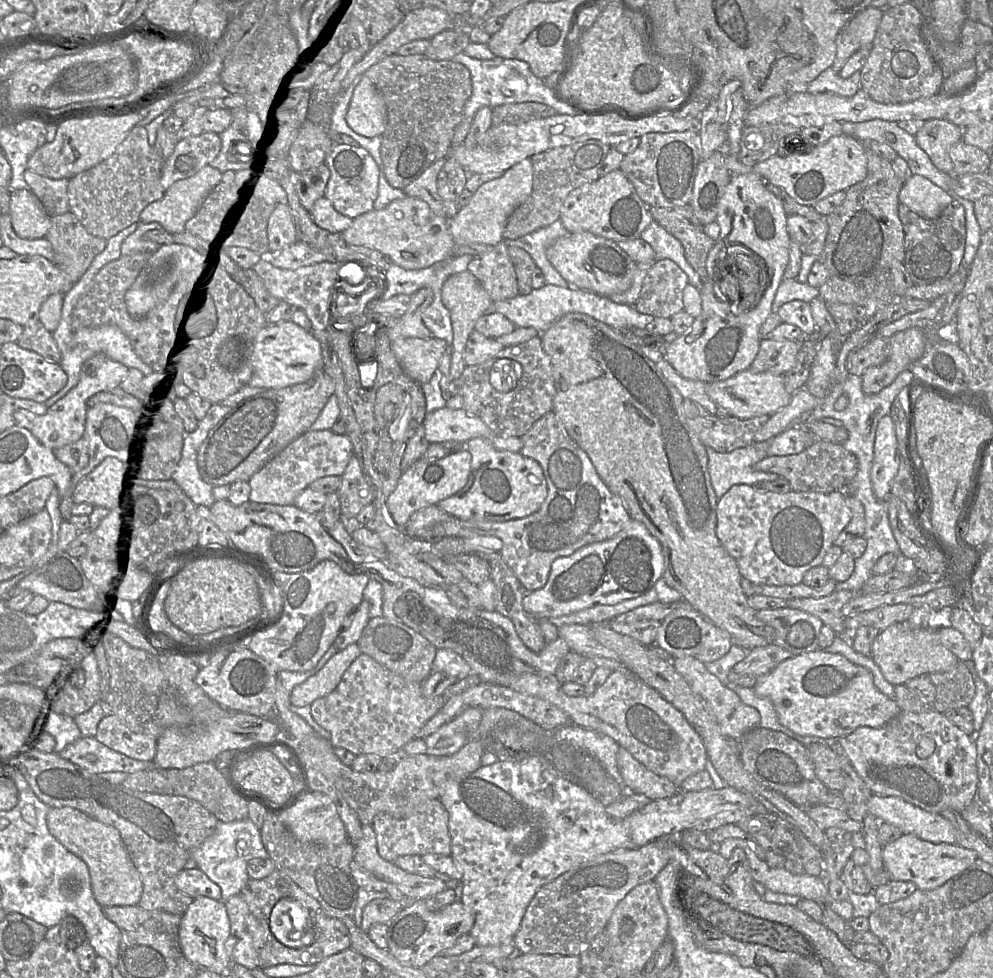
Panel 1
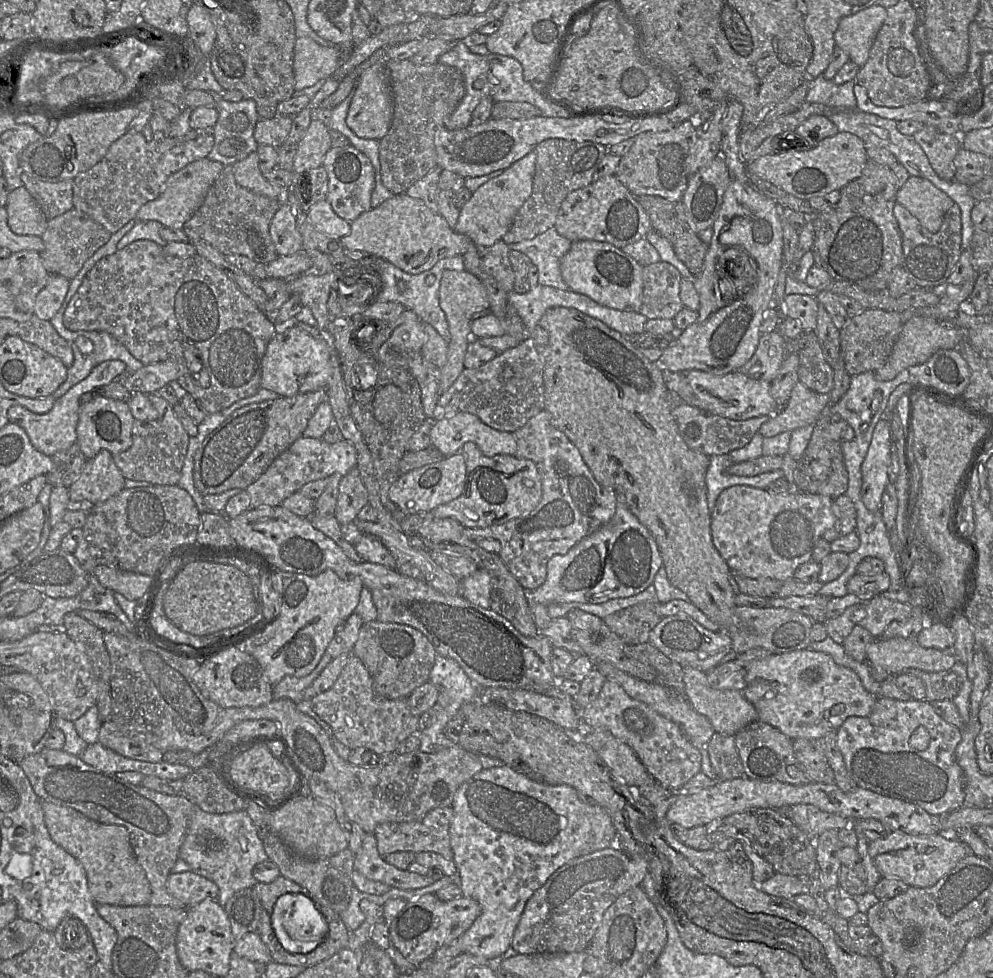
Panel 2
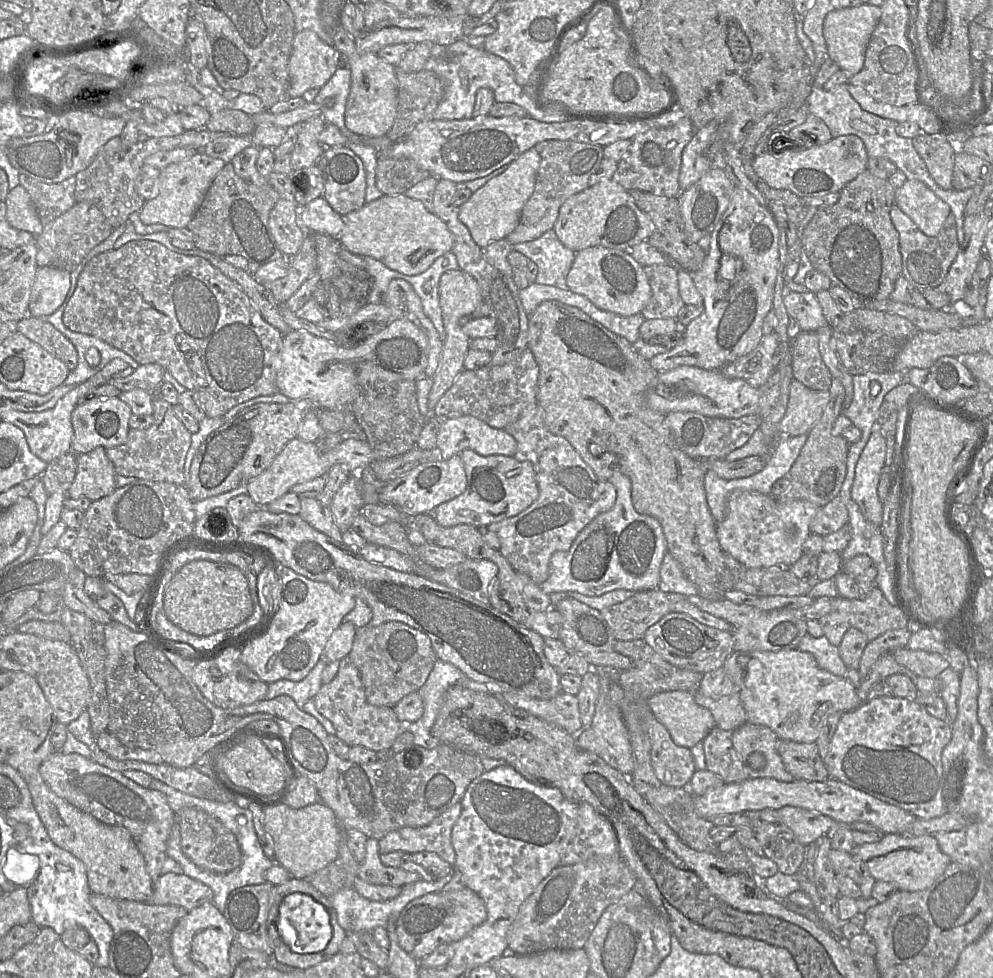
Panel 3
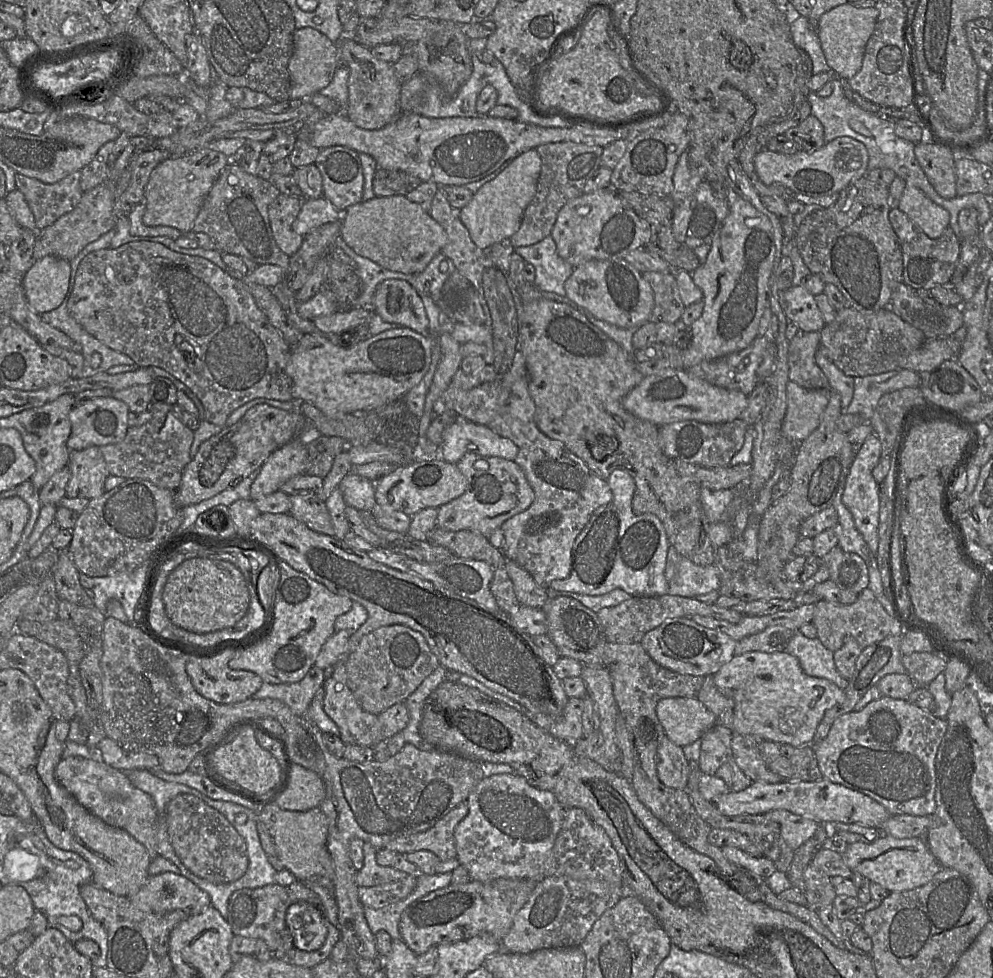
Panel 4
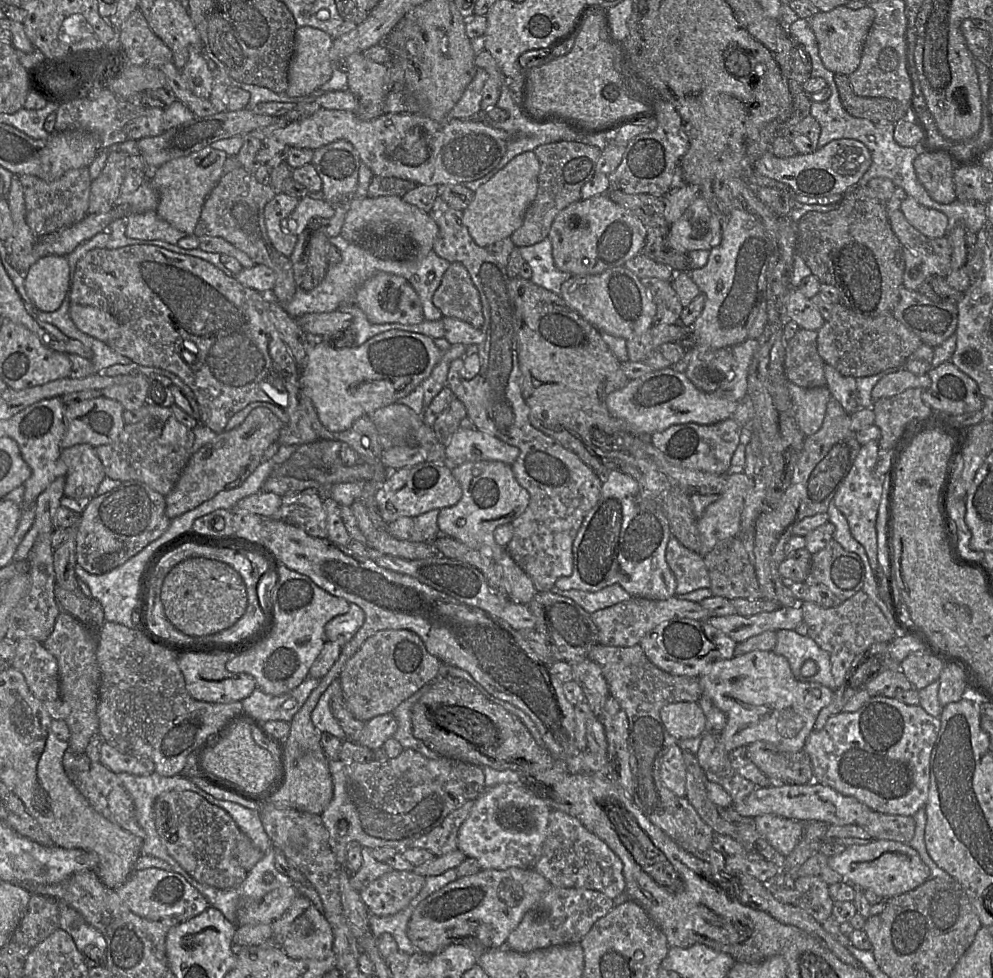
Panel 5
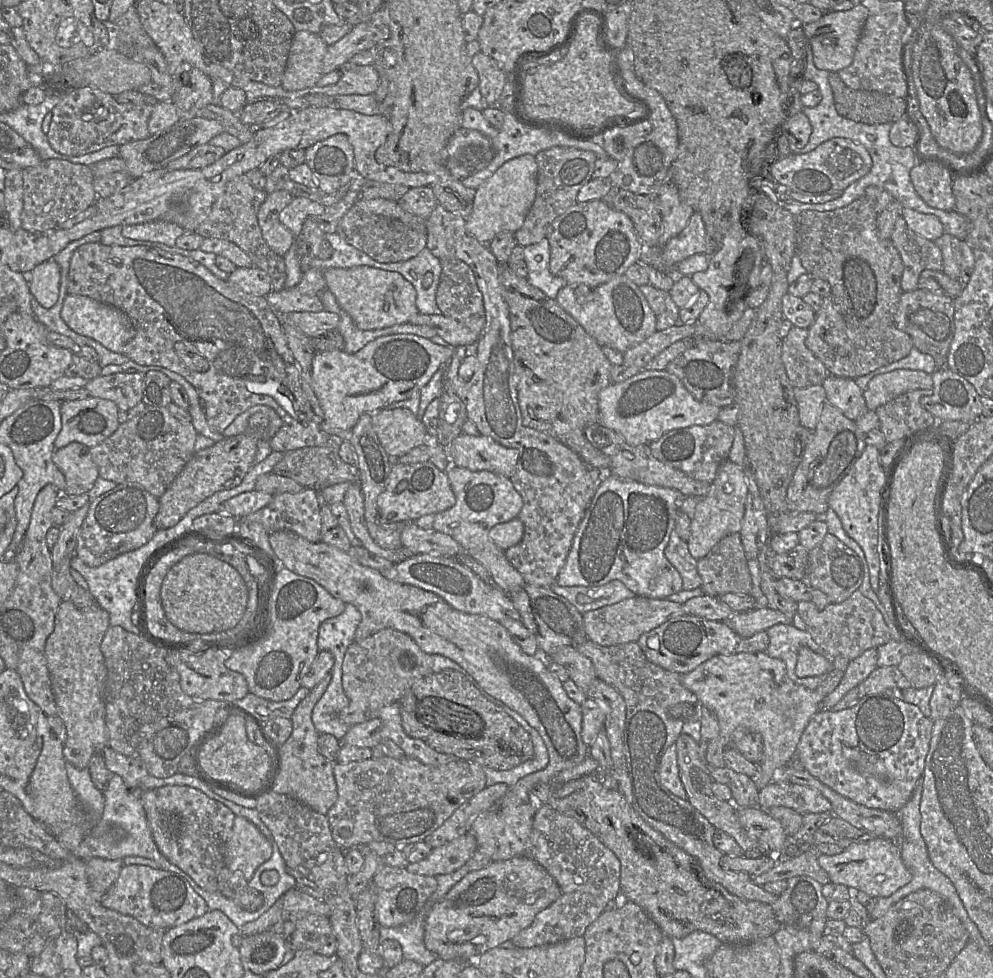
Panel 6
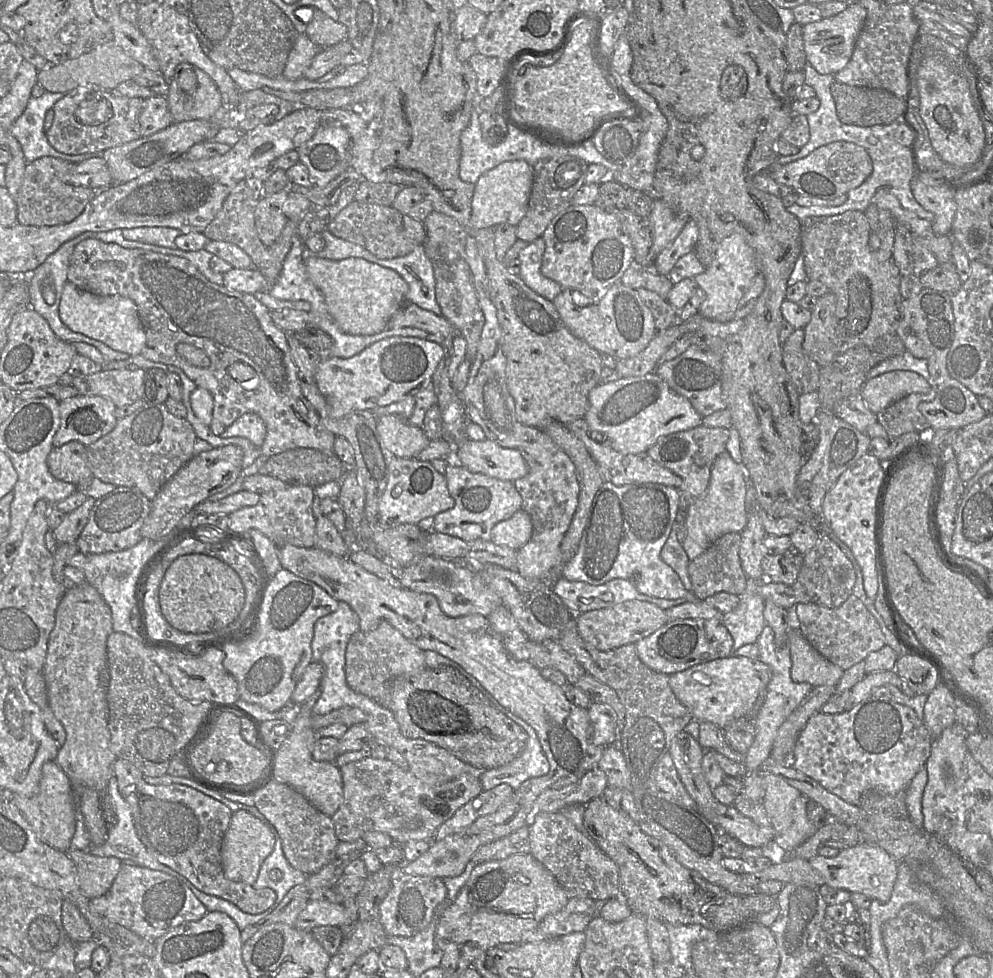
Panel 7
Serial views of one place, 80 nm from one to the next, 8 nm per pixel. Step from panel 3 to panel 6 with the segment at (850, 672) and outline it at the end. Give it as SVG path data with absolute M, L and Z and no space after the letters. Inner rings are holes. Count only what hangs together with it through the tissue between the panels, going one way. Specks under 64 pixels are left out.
M777 624L770 627L765 632L769 637L769 645L765 652L770 657L780 659L785 663L787 675L793 682L802 685L810 690L815 690L823 681L826 680L826 678L828 677L828 673L822 674L820 676L812 676L805 678L799 678L795 674L798 651L801 647L808 647L817 654L825 655L822 648L812 639L812 637L807 631L798 630L797 628L790 624Z

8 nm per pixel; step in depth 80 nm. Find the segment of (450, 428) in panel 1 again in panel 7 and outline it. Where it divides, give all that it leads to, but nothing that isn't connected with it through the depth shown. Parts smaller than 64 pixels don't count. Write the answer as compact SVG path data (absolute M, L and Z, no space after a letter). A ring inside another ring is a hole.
M465 438L454 450L458 463L473 473L514 482L528 472L527 464L518 450L502 447L487 438L482 441Z

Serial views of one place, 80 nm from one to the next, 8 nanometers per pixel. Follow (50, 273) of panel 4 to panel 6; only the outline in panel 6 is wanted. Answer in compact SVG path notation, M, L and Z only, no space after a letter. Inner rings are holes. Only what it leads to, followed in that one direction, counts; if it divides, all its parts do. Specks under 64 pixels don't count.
M49 260L36 266L29 277L29 290L38 303L52 308L59 298L61 269L57 262Z

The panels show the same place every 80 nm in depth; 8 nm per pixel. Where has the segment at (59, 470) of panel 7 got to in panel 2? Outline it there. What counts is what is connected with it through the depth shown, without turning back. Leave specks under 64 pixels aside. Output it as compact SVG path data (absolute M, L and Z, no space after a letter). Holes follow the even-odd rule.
M101 450L86 461L79 477L68 488L69 499L88 500L93 504L103 502L124 489L124 481L113 454Z

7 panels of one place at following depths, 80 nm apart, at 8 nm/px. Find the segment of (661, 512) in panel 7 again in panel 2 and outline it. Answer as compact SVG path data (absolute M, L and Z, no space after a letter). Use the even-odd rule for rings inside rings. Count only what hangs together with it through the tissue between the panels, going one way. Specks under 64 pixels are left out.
M617 493L614 516L567 554L552 556L547 563L546 581L538 589L528 592L528 600L548 606L573 602L601 604L615 598L631 597L653 585L662 566L655 539L629 510L624 495Z

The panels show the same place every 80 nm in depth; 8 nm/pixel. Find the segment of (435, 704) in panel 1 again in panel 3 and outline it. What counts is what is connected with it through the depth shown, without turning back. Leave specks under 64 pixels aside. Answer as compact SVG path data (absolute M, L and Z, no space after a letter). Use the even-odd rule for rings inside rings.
M349 657L340 660L336 676L330 683L321 686L314 697L314 702L317 710L333 724L336 736L349 747L361 746L375 752L390 749L398 735L404 730L404 724L397 718L393 707L373 706L367 702L359 671Z

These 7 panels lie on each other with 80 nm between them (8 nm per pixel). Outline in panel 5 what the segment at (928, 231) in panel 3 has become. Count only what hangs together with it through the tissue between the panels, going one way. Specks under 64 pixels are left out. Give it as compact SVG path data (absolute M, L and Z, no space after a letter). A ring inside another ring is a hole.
M906 196L900 206L906 220L924 236L936 239L947 235L947 216L936 209L918 203L913 197Z

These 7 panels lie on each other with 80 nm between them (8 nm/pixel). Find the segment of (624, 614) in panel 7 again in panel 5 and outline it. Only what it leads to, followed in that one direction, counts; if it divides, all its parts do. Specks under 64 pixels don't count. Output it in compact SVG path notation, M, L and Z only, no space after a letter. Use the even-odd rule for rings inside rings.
M674 595L665 600L631 597L626 601L591 613L591 618L598 630L599 644L604 646L631 647L639 644L646 633L664 621L674 618L706 621L711 615L699 602L682 600Z

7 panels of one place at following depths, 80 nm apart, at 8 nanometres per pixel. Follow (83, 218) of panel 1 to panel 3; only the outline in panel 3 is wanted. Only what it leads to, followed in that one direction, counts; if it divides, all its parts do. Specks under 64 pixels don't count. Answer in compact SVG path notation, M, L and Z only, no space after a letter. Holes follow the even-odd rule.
M206 128L185 130L182 134L171 137L153 137L138 141L127 152L123 152L120 136L110 139L98 152L92 163L76 175L76 202L89 202L96 205L113 229L124 224L129 216L141 210L145 200L136 192L135 181L147 157L164 150L192 147L202 150L211 141L229 136L226 132L211 132Z

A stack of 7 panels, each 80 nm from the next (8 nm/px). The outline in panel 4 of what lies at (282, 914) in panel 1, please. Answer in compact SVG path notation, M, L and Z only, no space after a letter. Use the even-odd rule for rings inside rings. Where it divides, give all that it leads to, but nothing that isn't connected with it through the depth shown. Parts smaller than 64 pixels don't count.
M298 901L288 907L286 924L298 949L314 951L323 945L328 933L323 919L322 912L308 902Z

